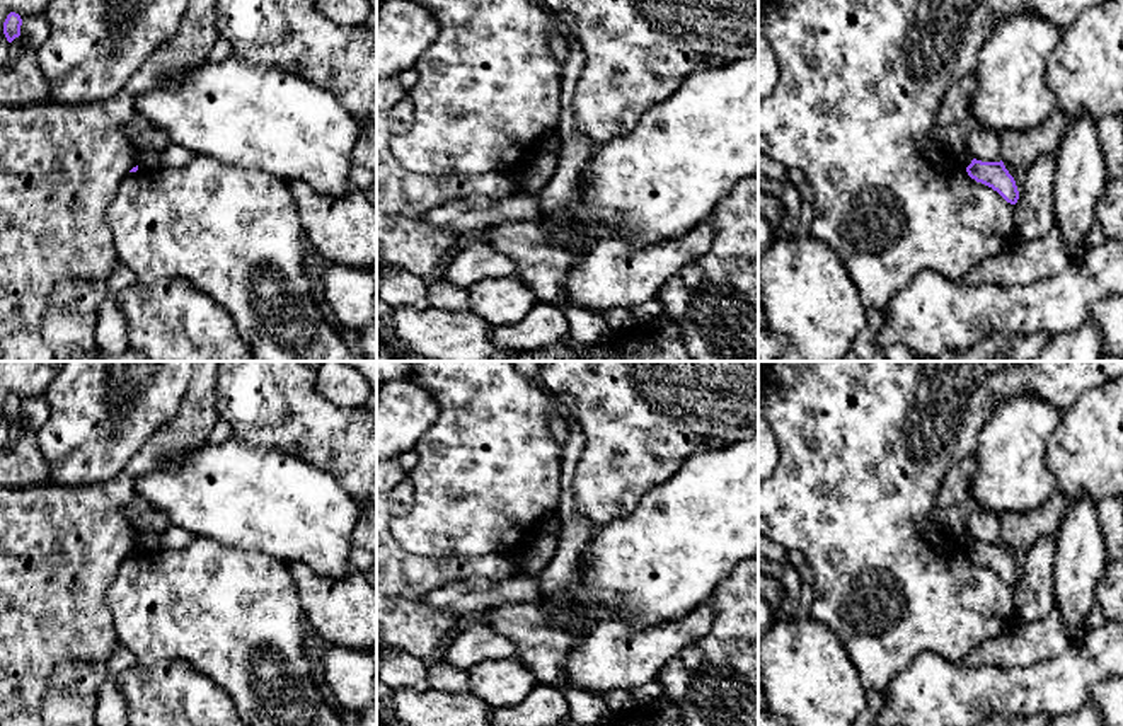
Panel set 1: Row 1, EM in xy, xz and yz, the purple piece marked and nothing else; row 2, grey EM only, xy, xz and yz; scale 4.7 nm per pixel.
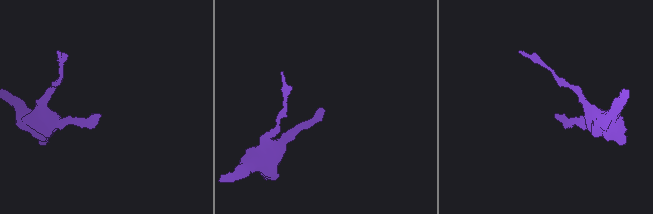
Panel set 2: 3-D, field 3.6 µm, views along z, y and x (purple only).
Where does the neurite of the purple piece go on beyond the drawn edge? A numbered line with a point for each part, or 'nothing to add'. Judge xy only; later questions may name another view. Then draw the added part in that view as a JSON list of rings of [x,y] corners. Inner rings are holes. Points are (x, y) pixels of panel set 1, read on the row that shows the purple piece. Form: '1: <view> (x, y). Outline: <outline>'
nothing to add

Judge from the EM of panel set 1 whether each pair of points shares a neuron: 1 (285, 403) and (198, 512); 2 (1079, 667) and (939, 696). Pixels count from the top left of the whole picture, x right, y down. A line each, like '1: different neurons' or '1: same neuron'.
1: different neurons
2: same neuron

